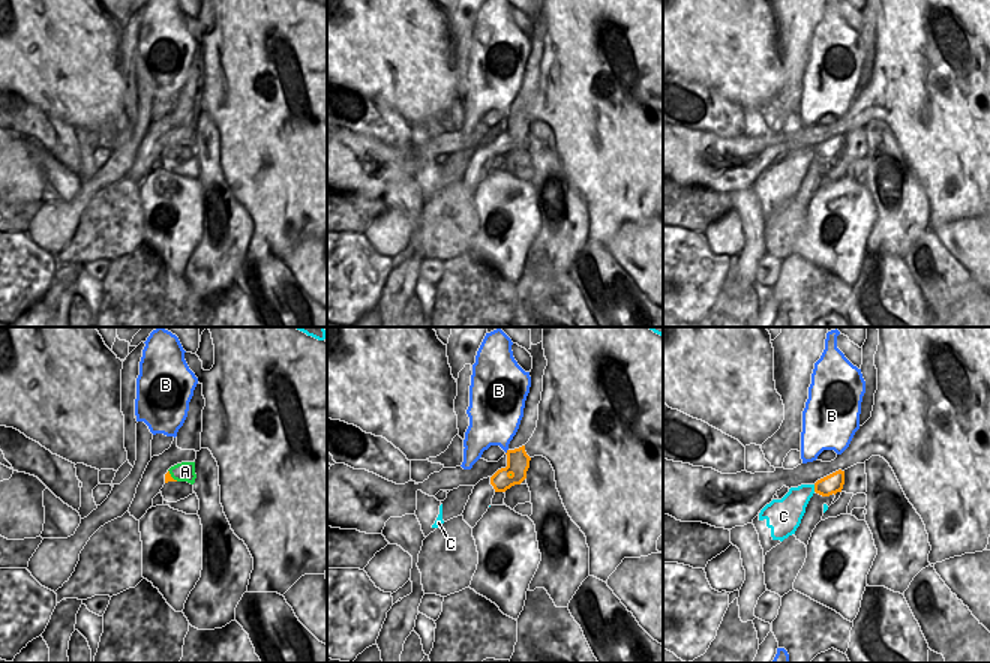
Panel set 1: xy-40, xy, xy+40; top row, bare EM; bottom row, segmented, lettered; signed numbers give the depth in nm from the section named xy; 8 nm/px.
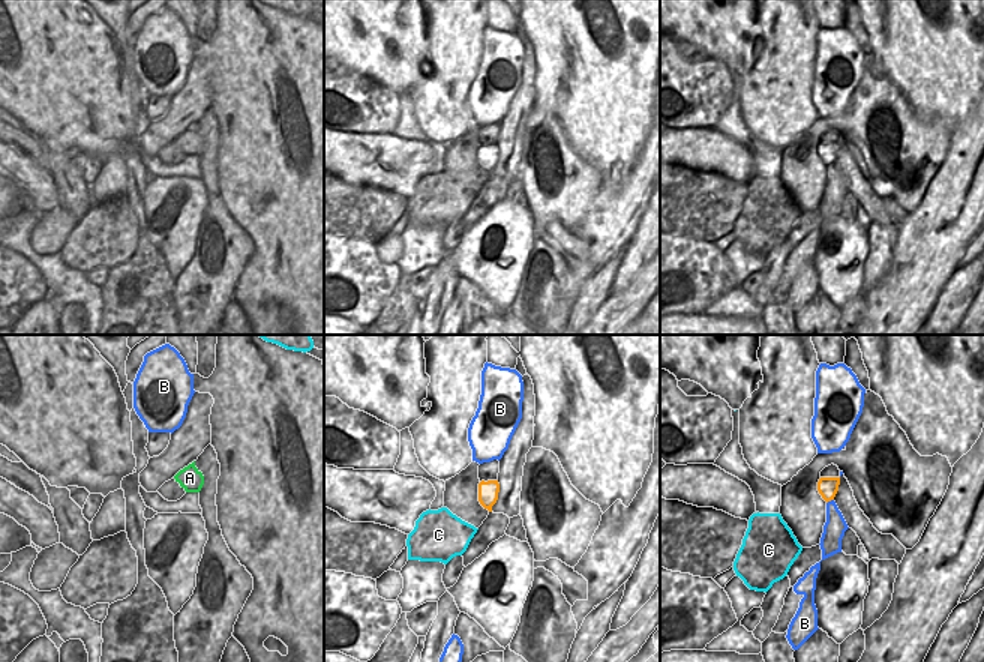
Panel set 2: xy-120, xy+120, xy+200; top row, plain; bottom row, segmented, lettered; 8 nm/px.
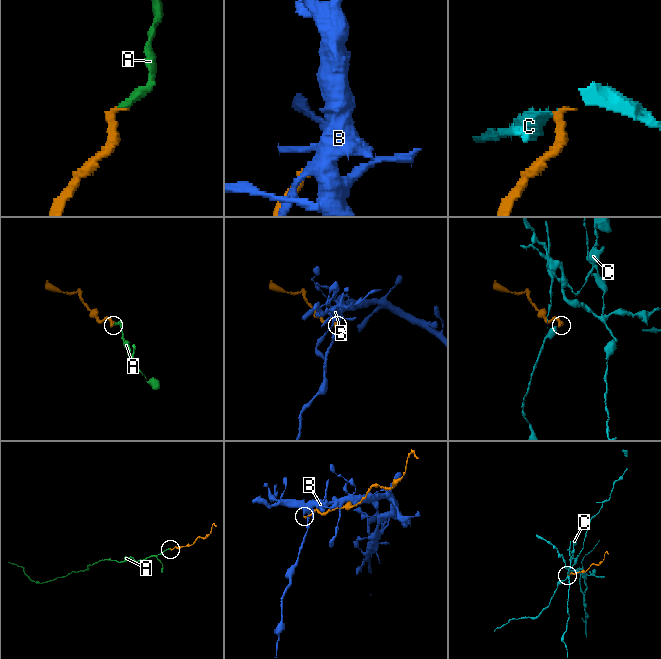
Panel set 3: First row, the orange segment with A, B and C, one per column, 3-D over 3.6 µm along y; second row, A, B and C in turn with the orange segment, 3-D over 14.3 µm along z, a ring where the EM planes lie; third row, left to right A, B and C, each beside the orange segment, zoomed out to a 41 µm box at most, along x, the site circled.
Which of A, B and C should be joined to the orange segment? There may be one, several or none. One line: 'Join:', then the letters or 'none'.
Join: A

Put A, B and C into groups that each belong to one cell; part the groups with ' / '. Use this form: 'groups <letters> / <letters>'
groups A / B / C

